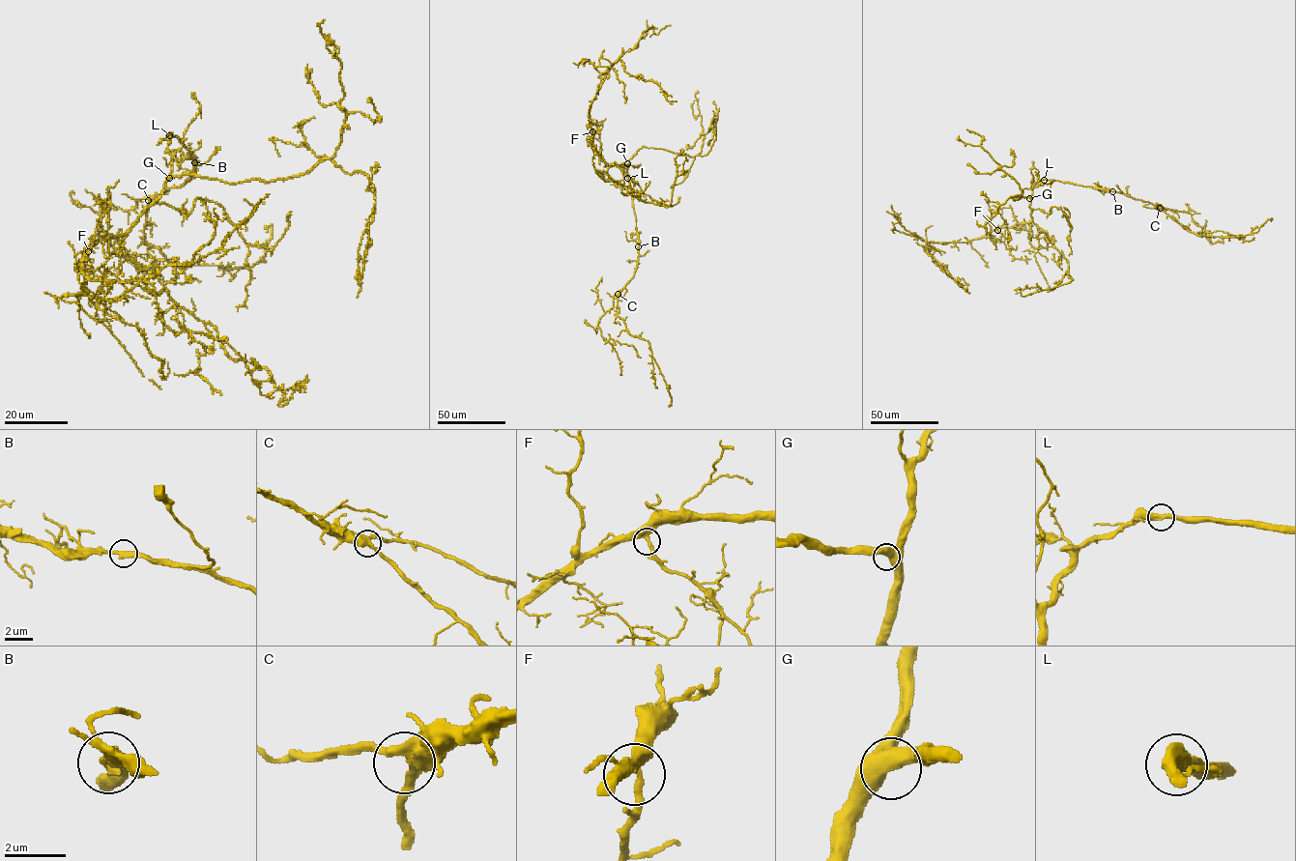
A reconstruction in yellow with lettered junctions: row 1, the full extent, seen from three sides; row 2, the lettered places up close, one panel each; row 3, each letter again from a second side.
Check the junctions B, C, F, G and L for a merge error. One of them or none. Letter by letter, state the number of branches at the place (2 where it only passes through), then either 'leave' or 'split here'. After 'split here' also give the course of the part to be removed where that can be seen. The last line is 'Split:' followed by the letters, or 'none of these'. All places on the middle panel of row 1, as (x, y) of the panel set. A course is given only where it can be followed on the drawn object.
B: 2 branches meet; leave
C: 3 branches meet; leave
F: 3 branches meet; leave
G: 2 branches meet; leave
L: 2 branches meet; leave
Split: none of these

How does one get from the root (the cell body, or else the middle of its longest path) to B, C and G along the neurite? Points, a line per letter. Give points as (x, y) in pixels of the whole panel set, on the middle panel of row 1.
B: (628, 178), (638, 246)
C: (628, 178), (639, 241), (638, 260), (634, 276), (618, 294)
G: (628, 178), (627, 163)

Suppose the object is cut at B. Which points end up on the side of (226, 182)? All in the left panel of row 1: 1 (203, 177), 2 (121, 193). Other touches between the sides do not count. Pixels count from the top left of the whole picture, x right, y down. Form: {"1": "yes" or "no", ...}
{"1": "yes", "2": "no"}

